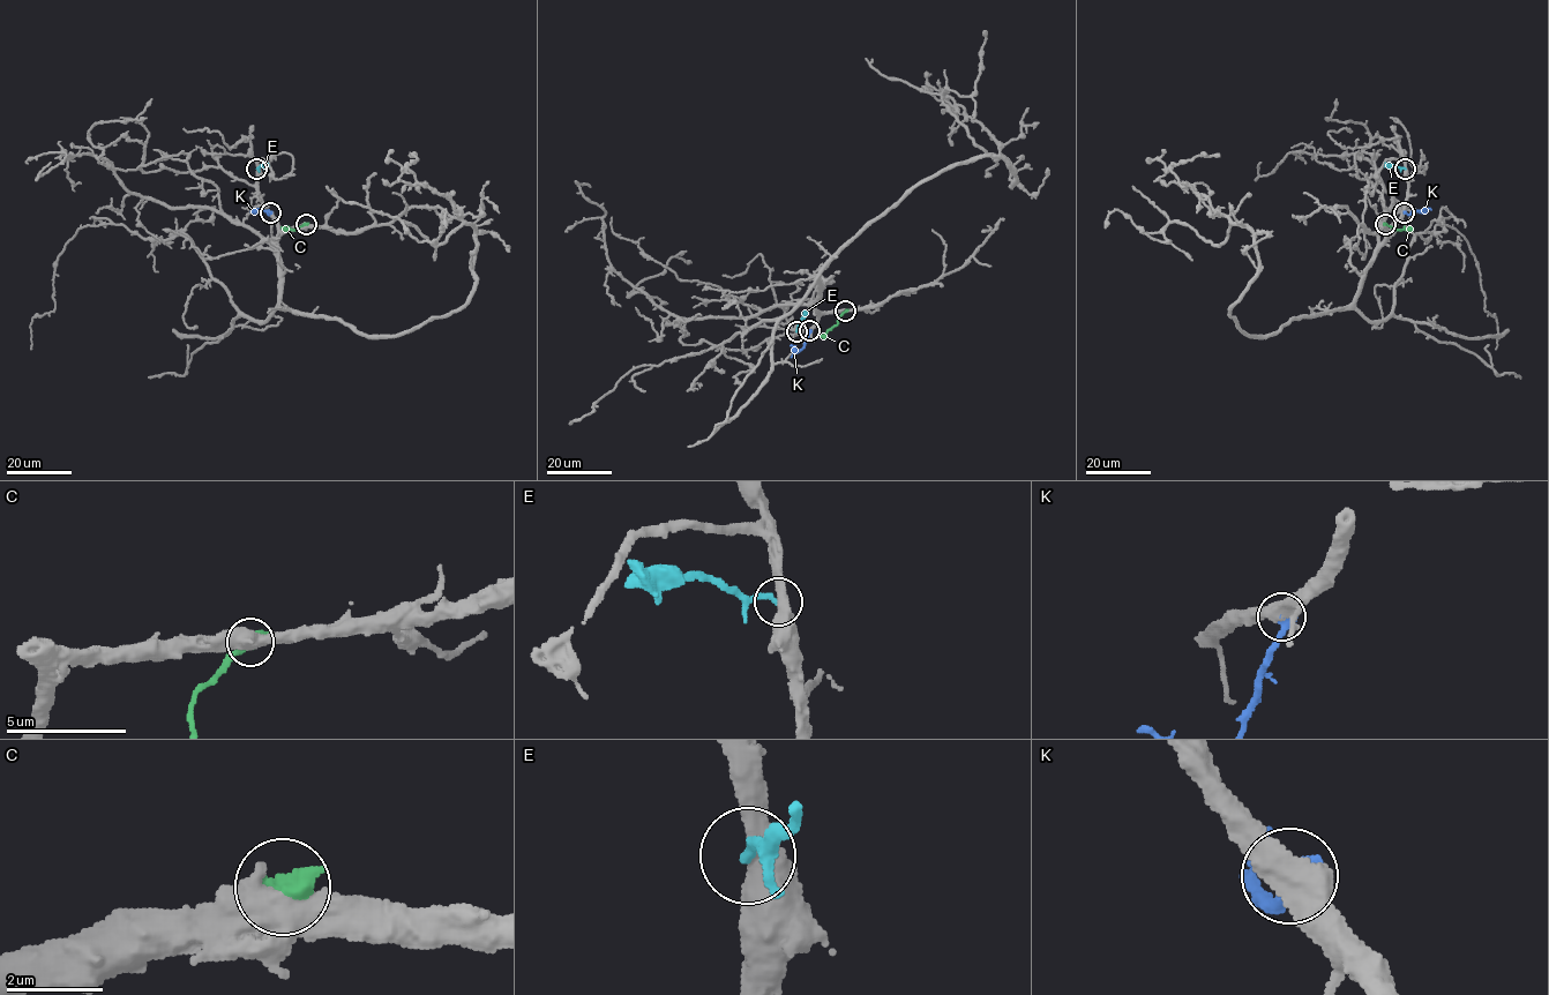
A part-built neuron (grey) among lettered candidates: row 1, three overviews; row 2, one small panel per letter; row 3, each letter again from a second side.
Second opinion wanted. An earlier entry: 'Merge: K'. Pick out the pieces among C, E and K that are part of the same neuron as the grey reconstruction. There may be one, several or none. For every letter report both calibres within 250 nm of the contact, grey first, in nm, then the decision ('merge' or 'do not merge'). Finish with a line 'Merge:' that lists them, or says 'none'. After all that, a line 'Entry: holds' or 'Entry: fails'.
C: 600/500 nm | do not merge
E: 500/240 nm | do not merge
K: 600/420 nm | merge
Merge: K
Entry: holds

